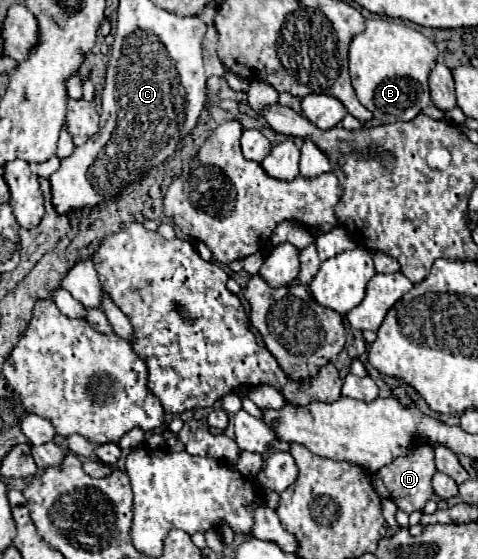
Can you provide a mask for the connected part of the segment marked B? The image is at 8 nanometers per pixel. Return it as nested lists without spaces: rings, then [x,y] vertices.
[[[384,16],[366,20],[366,30],[350,44],[350,78],[362,106],[366,106],[380,124],[408,122],[428,104],[428,74],[436,64],[438,48],[430,38],[416,32],[403,21]]]

